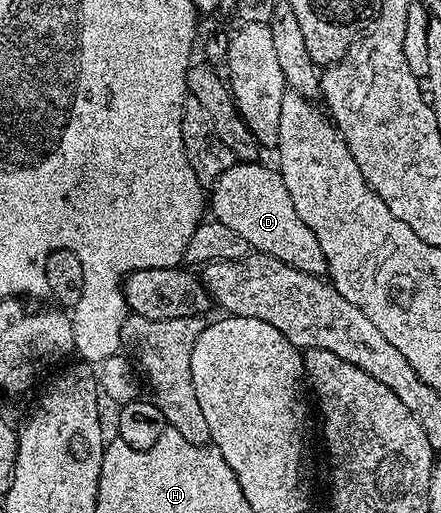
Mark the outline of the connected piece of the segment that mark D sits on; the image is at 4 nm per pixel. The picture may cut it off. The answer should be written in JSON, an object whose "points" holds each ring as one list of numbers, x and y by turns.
{"points":[[236,161,210,188,209,211,215,214,212,215,214,222,245,237,248,248,277,257,277,261,293,265,293,269,301,269,301,273,322,276,326,272,325,253,321,253,321,245,317,237,313,237,313,229,297,217,293,197,289,197,289,189,285,189,285,181,274,166,266,167,263,161]]}

